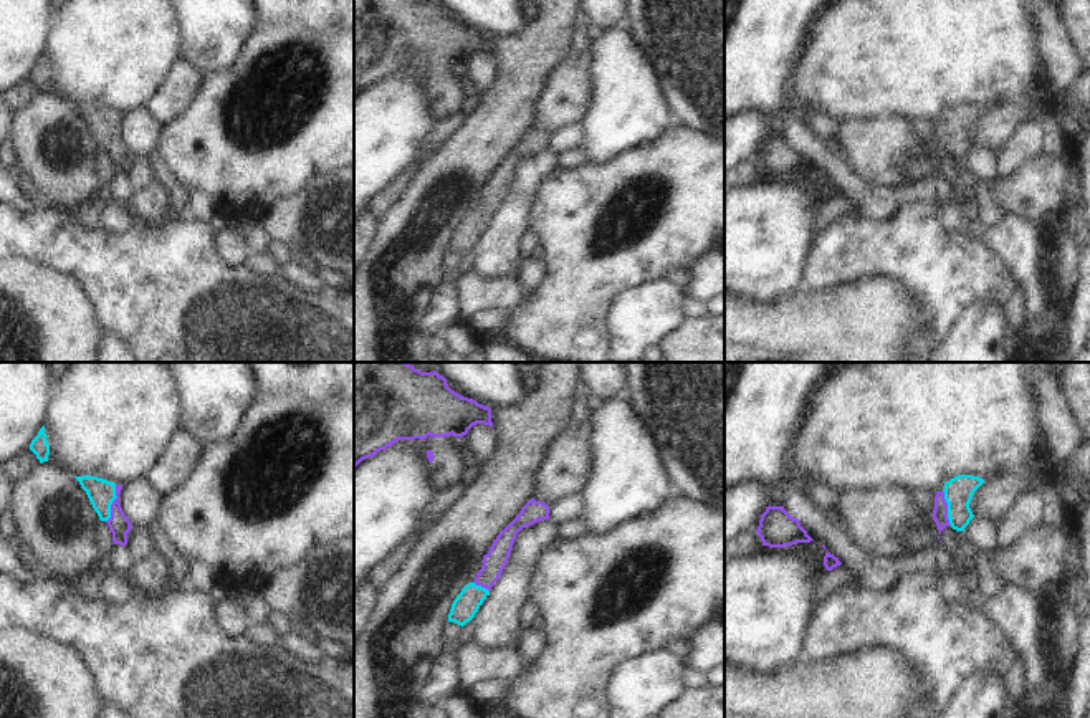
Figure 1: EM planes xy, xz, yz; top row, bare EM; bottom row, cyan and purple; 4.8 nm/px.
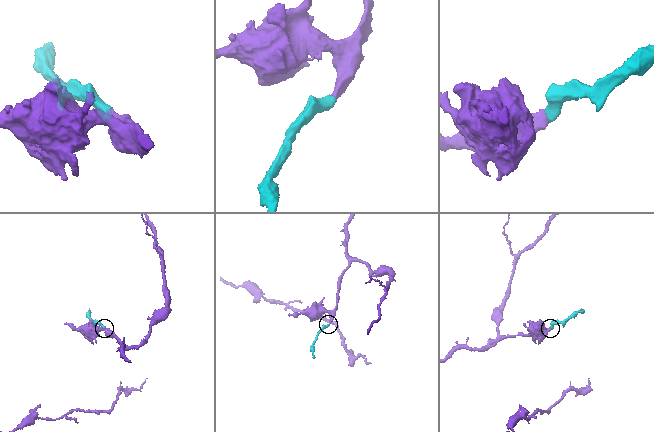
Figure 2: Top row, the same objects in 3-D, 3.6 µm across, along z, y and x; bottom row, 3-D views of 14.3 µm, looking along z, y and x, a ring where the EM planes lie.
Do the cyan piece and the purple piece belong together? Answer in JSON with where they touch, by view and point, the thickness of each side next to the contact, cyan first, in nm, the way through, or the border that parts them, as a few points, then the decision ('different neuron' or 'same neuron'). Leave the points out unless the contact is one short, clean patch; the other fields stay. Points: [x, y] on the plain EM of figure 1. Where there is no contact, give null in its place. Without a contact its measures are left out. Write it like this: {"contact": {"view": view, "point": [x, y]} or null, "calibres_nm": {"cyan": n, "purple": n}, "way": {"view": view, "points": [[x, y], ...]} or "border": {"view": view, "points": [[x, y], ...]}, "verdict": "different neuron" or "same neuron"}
{"contact": {"view": "xy", "point": [111, 133]}, "calibres_nm": {"cyan": 140, "purple": 110}, "way": {"view": "xy", "points": [[101, 123], [111, 133], [111, 143], [119, 154]]}, "verdict": "same neuron"}

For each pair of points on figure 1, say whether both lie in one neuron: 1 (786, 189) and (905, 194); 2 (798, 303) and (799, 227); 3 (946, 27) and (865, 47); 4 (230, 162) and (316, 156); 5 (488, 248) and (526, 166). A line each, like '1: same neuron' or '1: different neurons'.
1: different neurons
2: different neurons
3: same neuron
4: same neuron
5: same neuron

